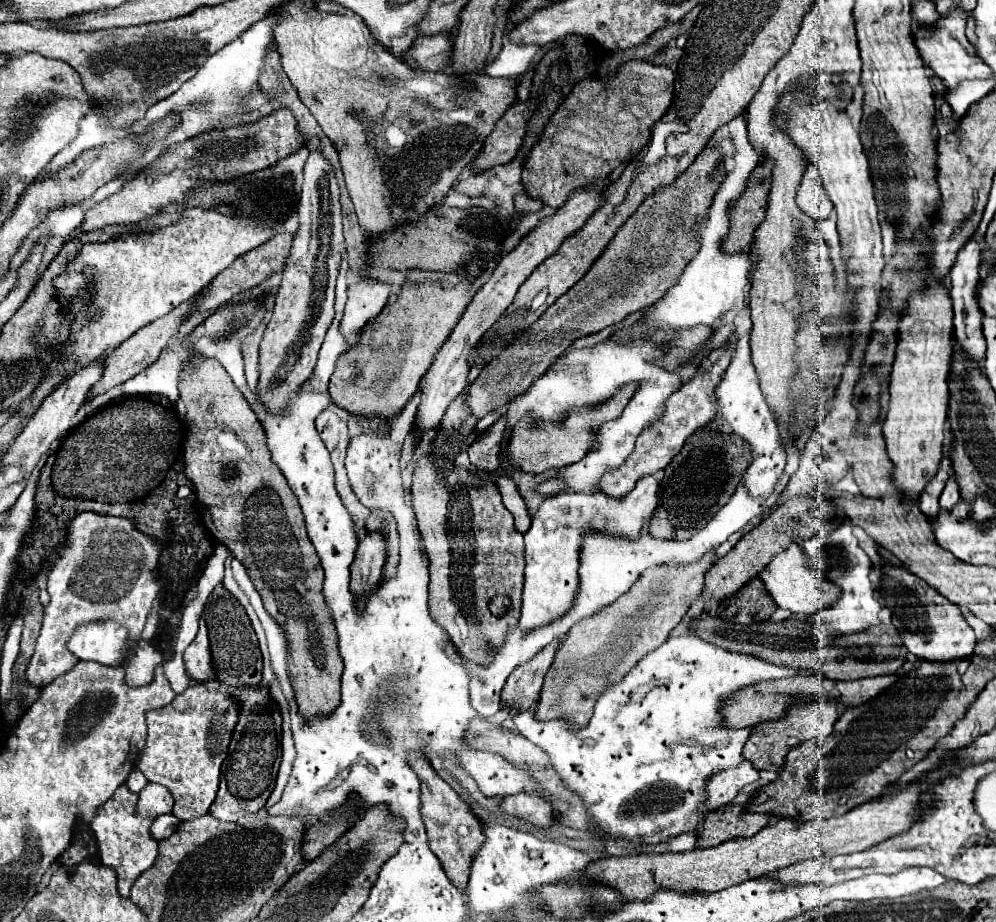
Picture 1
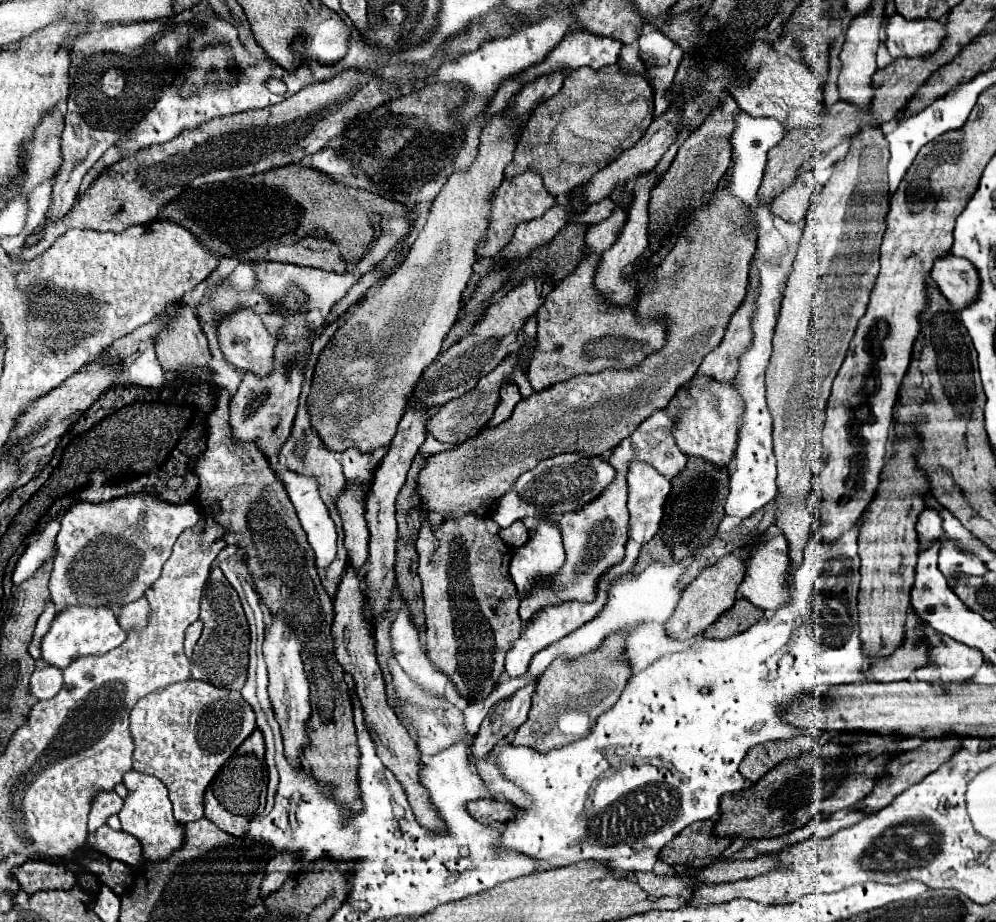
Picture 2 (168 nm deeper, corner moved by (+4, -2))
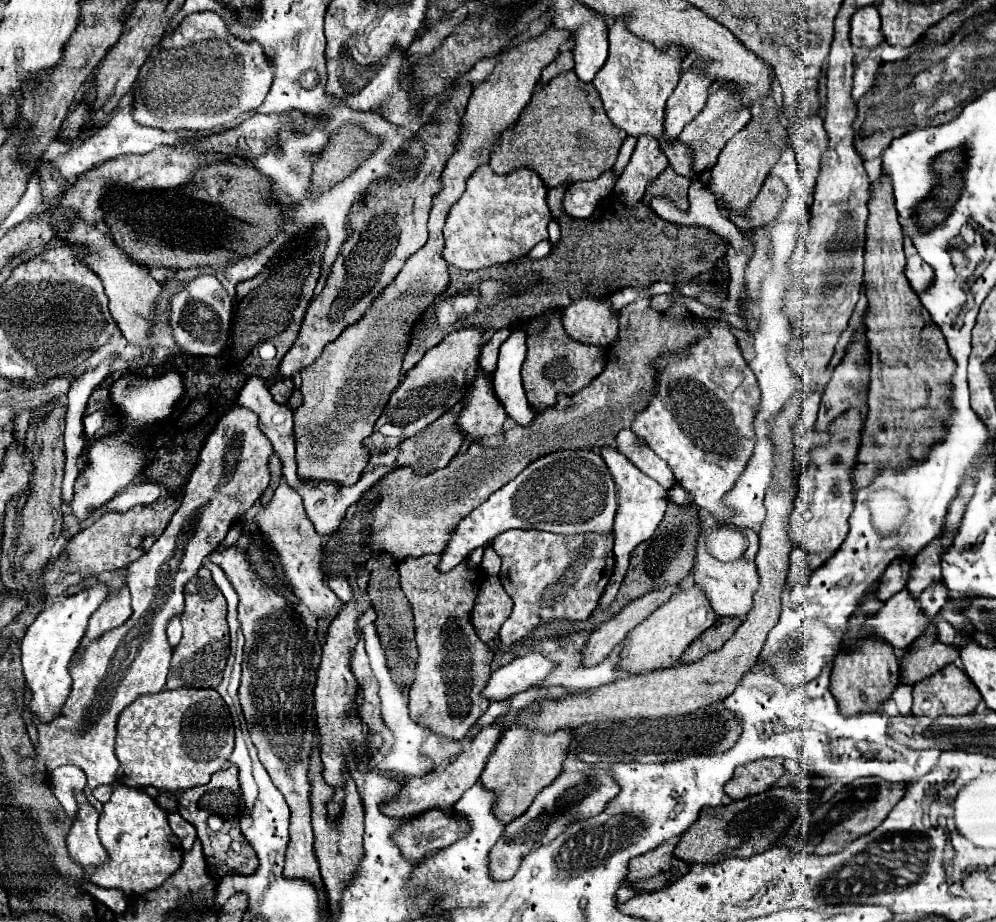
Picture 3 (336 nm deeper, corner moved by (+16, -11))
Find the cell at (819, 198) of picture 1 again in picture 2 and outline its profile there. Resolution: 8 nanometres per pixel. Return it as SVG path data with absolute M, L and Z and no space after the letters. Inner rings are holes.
M812 171L802 173L788 191L778 195L776 201L772 201L770 209L774 215L782 217L784 221L802 221L808 213L808 207L814 199L814 195L822 189L822 185L814 179Z

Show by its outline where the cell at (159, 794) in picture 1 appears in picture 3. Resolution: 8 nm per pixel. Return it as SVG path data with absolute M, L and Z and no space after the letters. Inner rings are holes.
M116 786L110 802L102 806L98 836L108 852L108 862L94 868L92 884L100 888L118 888L124 894L146 894L160 888L182 864L182 846L168 826L166 812L142 790Z

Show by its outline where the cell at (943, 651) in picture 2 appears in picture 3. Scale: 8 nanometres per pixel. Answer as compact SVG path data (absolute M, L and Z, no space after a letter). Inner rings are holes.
M954 664L946 666L944 670L940 670L938 674L930 676L928 680L922 680L920 684L914 686L914 706L912 706L912 714L916 716L964 716L964 714L972 714L976 710L980 702L980 694L974 688L974 684L968 680L968 676L958 670Z

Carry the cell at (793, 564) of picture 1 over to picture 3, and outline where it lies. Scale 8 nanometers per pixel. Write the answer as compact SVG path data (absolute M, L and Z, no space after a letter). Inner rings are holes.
M742 528L742 534L750 540L750 546L744 552L744 556L740 560L736 560L734 564L722 564L716 558L708 556L702 534L696 540L696 558L694 558L694 566L692 566L692 572L694 572L692 576L694 576L694 582L702 588L704 596L708 598L710 606L714 608L714 612L718 616L740 616L740 618L744 618L748 614L748 608L752 608L752 594L758 588L758 576L756 576L756 564L754 564L758 536L750 528Z

